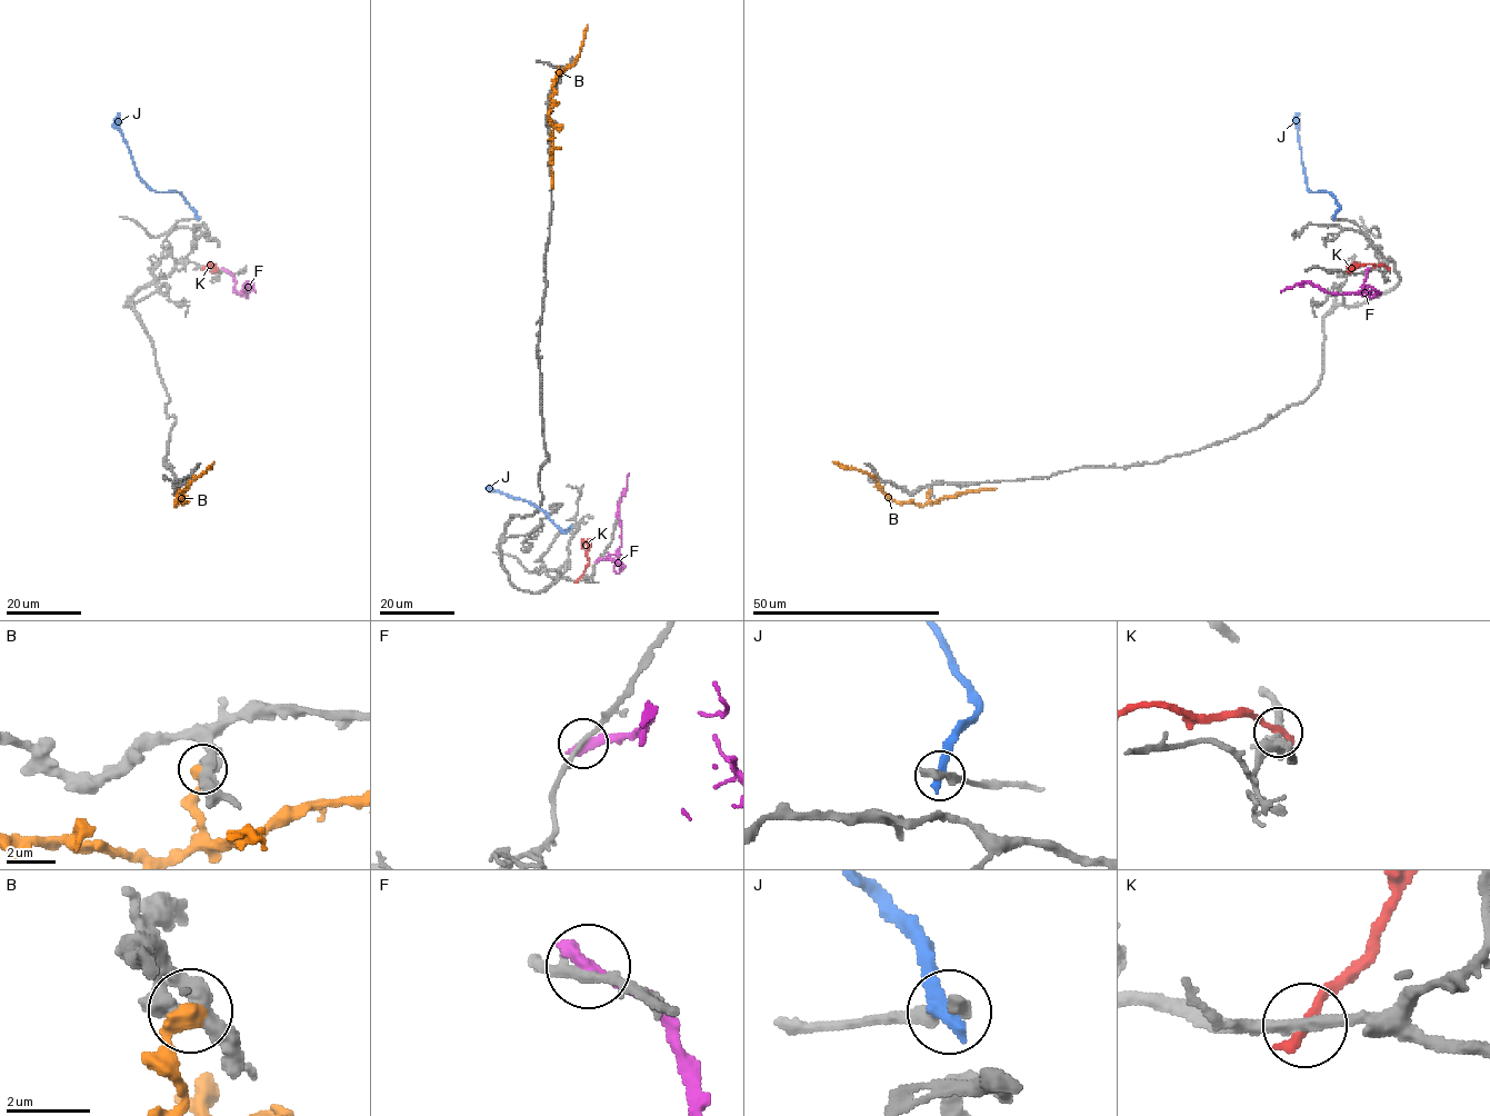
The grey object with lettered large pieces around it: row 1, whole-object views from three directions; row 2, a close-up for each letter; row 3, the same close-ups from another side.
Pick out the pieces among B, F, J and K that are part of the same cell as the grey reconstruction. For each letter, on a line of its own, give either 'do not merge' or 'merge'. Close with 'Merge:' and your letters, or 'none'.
B: do not merge
F: do not merge
J: do not merge
K: do not merge
Merge: none

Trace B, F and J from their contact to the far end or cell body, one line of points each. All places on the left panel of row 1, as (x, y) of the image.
B: (178, 491), (176, 505), (186, 487), (213, 461)
F: (224, 270), (232, 276), (237, 291), (248, 294), (247, 282), (256, 291)
J: (198, 218), (179, 192), (154, 191), (139, 176), (119, 128), (117, 112)

